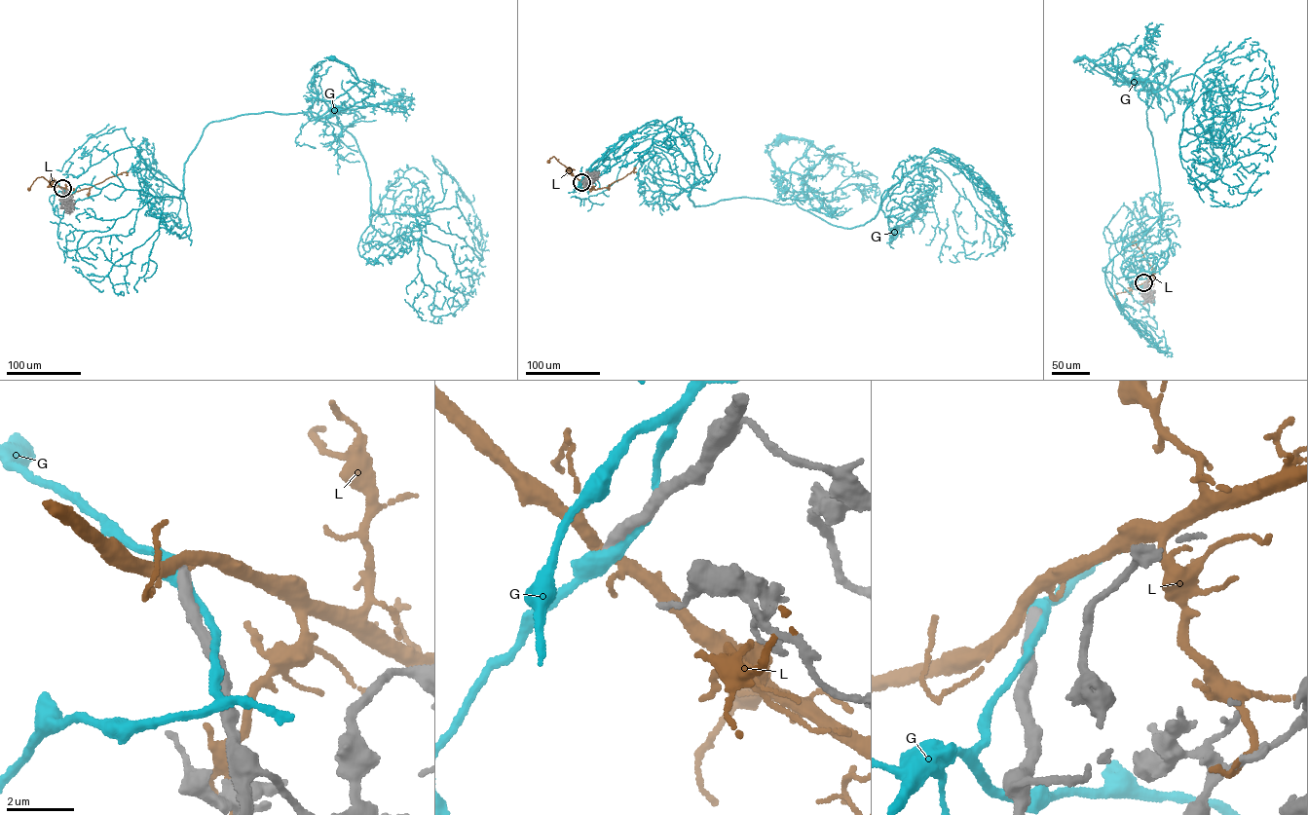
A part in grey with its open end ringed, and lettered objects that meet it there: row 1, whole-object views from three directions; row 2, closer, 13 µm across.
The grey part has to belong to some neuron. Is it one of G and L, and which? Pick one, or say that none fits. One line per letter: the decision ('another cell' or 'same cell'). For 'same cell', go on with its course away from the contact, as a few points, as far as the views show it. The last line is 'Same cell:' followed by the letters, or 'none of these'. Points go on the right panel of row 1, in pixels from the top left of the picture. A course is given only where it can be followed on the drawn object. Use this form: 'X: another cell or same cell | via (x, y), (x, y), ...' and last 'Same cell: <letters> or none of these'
G: another cell
L: another cell
Same cell: none of these

